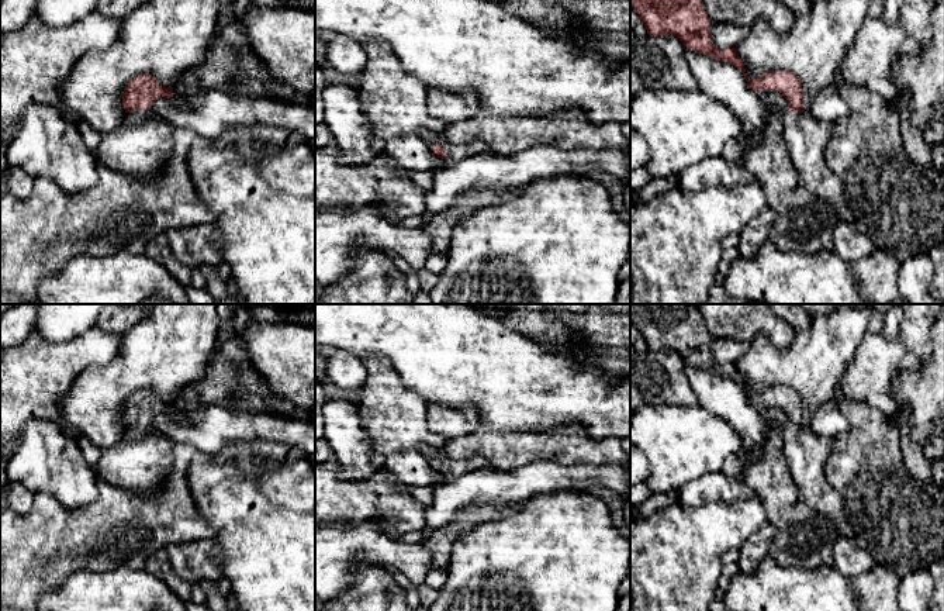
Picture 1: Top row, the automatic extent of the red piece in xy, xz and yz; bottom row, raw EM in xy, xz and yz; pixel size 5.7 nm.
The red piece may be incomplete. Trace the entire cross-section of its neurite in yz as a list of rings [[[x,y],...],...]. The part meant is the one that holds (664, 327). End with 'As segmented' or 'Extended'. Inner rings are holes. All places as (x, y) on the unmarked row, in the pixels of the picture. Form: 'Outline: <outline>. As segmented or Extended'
Outline: [[[630,304],[630,322],[649,351],[675,351],[691,366],[736,382],[751,405],[782,408],[791,425],[784,429],[784,455],[796,487],[806,504],[833,524],[838,536],[854,541],[843,498],[823,472],[833,438],[816,435],[803,424],[803,404],[796,390],[777,384],[751,396],[737,363],[720,365],[713,360],[710,335],[695,304]]]. Extended

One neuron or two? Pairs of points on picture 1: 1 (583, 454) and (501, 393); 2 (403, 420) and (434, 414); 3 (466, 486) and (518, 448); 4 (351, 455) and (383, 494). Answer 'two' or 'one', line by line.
1: two
2: two
3: two
4: two

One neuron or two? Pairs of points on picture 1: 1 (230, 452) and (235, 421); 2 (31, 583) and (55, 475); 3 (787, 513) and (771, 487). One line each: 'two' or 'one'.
1: two
2: two
3: one

